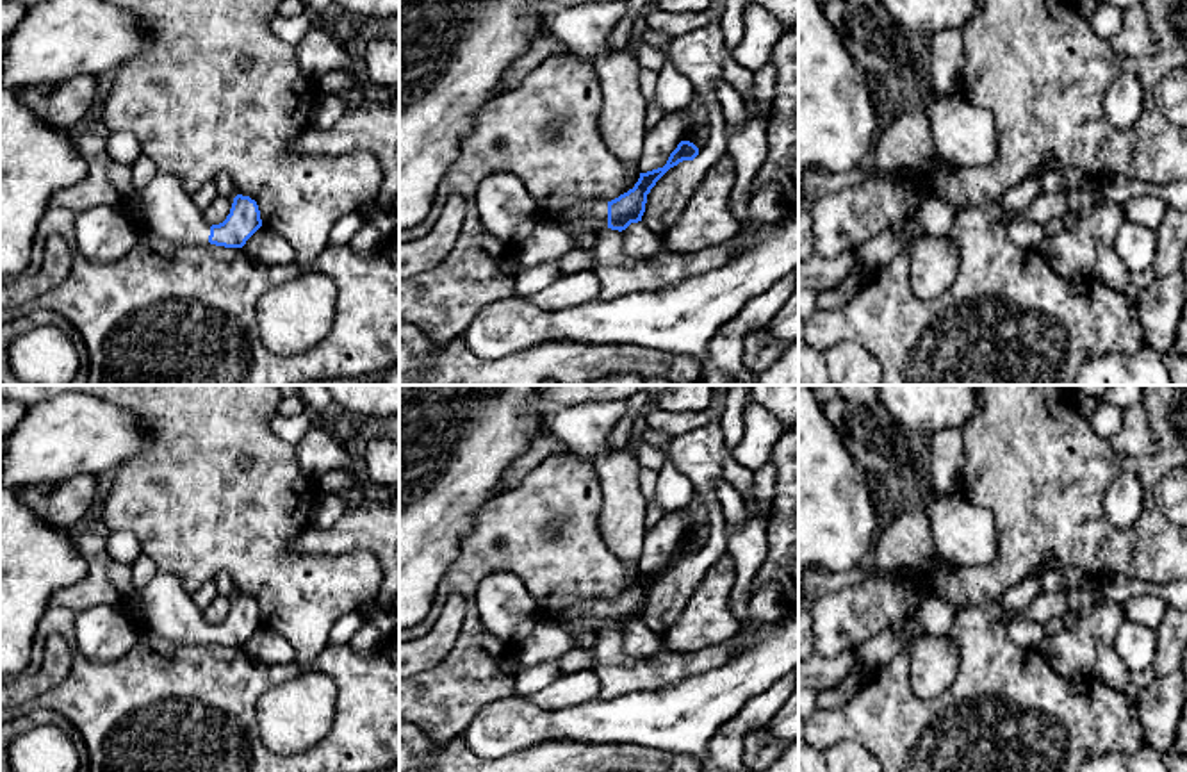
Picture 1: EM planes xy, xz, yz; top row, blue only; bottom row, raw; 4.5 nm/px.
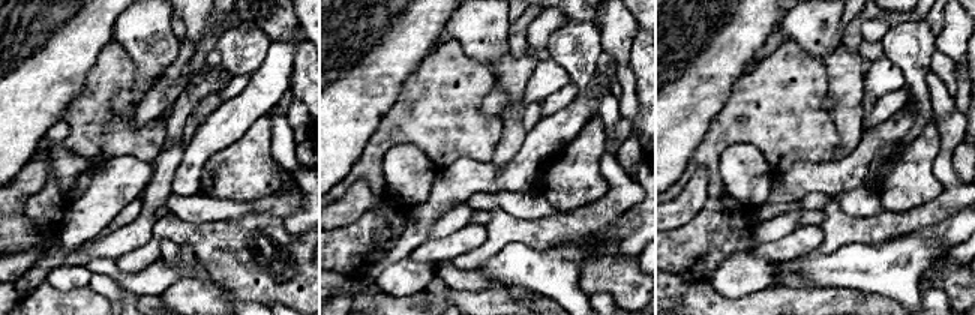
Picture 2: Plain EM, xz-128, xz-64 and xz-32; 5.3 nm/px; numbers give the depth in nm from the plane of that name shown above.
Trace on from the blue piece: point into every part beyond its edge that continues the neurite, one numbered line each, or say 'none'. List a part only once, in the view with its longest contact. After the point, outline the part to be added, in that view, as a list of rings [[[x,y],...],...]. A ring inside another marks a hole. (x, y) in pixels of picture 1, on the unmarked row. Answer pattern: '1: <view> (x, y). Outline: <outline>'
1: xz (592, 615). Outline: [[[574,601],[544,620],[567,633],[574,629],[599,631],[608,628],[608,601]]]

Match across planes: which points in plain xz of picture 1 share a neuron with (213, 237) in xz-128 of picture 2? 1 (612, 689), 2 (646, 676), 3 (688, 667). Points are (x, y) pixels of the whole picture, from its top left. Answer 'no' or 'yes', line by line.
1: yes
2: yes
3: yes

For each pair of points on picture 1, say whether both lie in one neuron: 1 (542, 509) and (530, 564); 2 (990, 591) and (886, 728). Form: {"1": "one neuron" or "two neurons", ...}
{"1": "one neuron", "2": "two neurons"}

